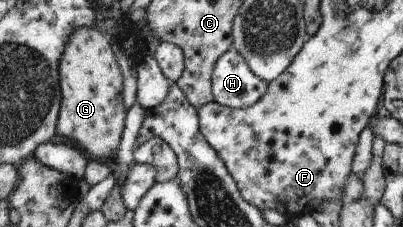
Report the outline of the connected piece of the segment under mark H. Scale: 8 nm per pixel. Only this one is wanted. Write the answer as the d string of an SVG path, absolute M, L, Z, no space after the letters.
M233 47L217 60L212 72L214 102L227 108L253 106L267 92L267 86L268 82L255 76Z

